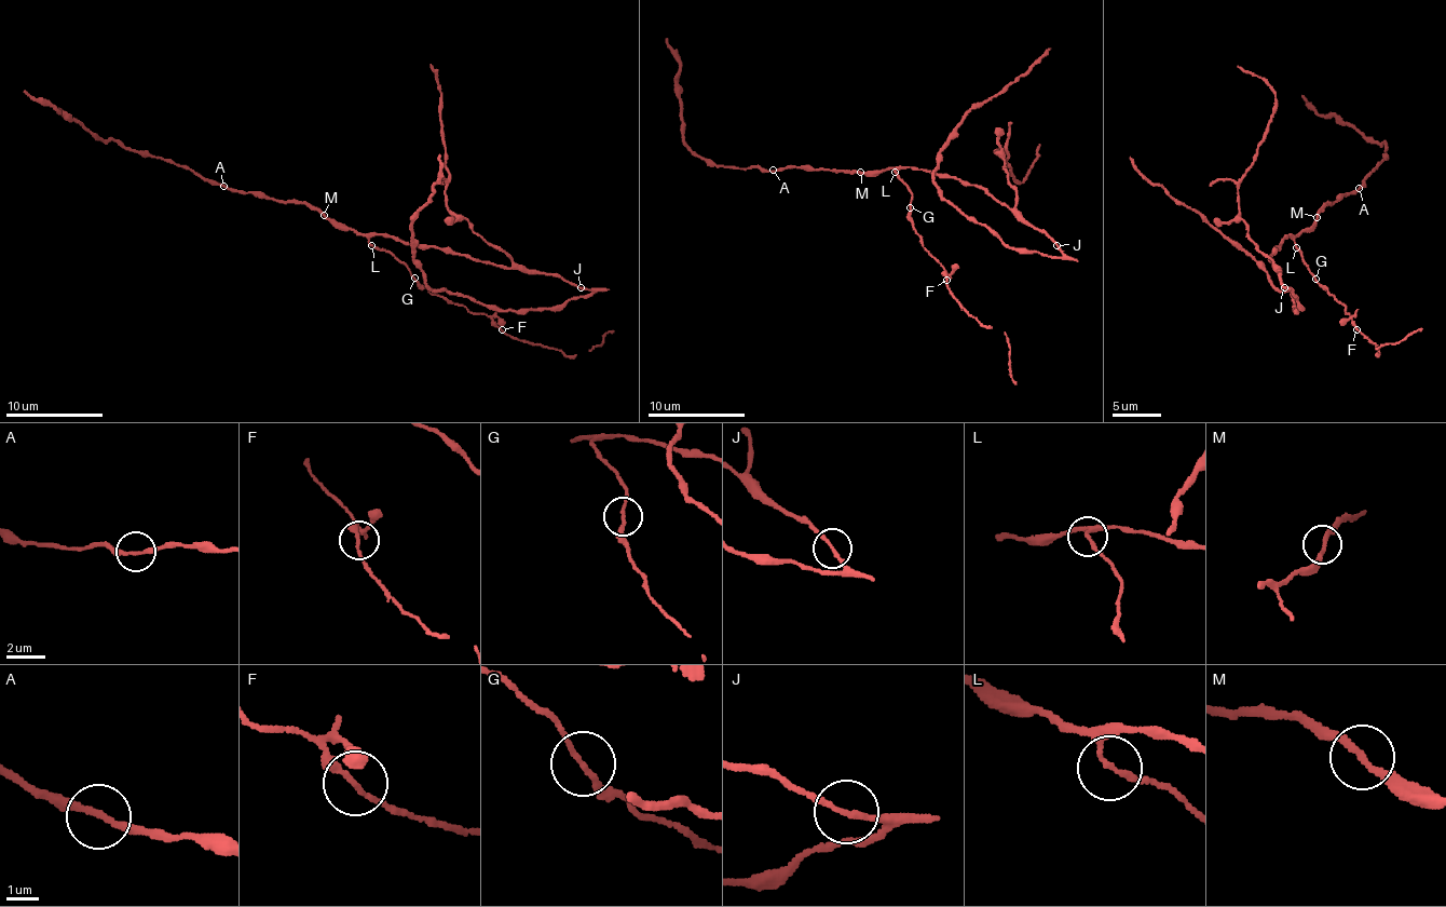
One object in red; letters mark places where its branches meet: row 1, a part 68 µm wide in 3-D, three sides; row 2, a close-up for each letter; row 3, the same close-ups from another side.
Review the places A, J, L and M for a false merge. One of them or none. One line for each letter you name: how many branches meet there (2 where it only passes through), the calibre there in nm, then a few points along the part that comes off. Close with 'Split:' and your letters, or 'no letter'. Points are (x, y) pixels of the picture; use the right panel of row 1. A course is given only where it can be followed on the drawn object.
Split: no letter

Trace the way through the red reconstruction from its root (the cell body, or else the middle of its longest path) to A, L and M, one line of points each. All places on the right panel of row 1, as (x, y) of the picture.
A: (1273, 254), (1286, 235), (1314, 229), (1323, 204), (1334, 205), (1359, 188)
L: (1273, 254), (1276, 254), (1274, 247), (1281, 247), (1286, 235), (1295, 247)
M: (1273, 254), (1276, 254), (1274, 247), (1281, 247), (1286, 235), (1309, 231), (1317, 217)

